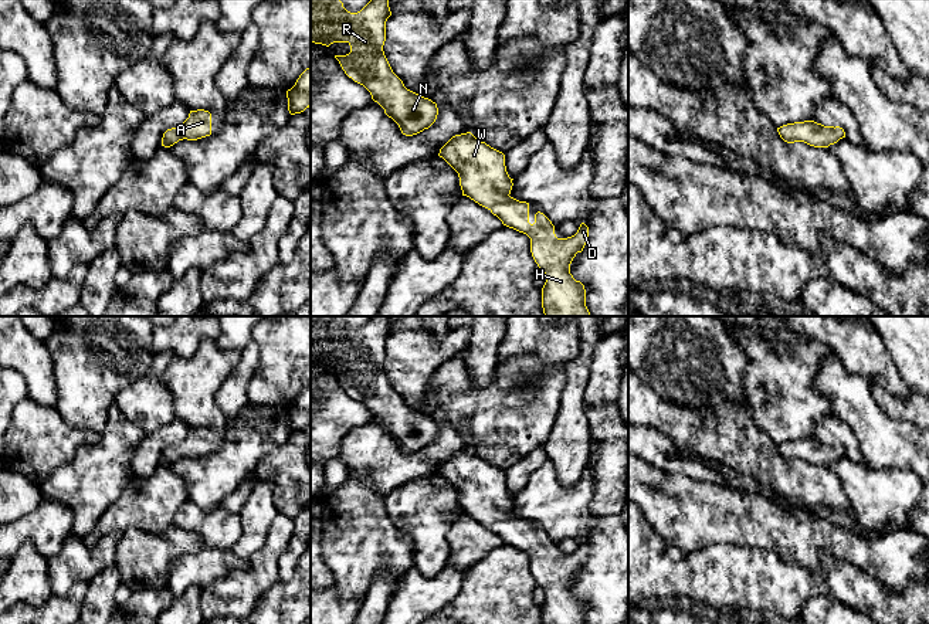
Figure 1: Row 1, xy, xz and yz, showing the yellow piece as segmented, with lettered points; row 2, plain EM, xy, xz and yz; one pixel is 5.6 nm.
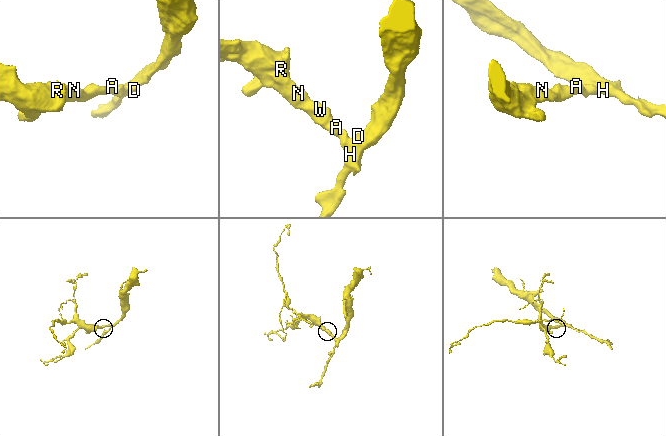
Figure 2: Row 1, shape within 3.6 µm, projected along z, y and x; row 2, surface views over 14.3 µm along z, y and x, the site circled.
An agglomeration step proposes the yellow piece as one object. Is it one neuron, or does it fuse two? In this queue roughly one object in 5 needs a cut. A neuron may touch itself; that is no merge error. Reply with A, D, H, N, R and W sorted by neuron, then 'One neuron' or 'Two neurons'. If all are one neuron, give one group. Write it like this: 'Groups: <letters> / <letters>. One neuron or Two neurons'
Groups: A D H N R W. One neuron

